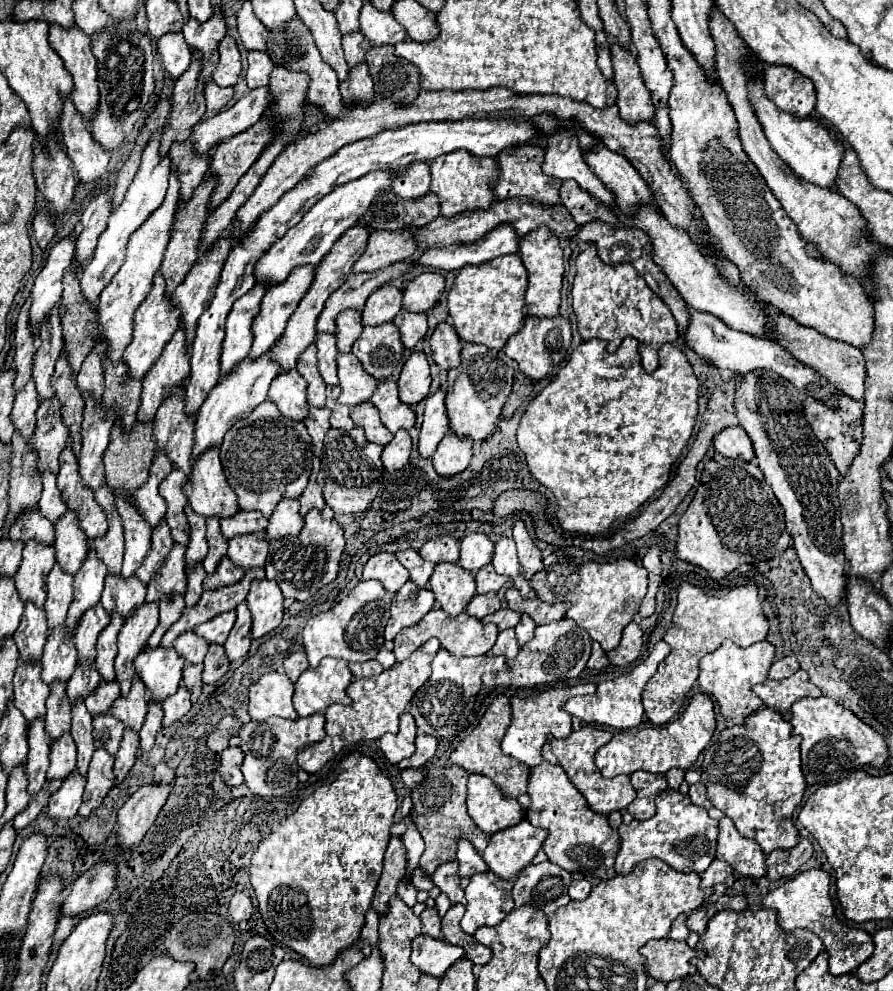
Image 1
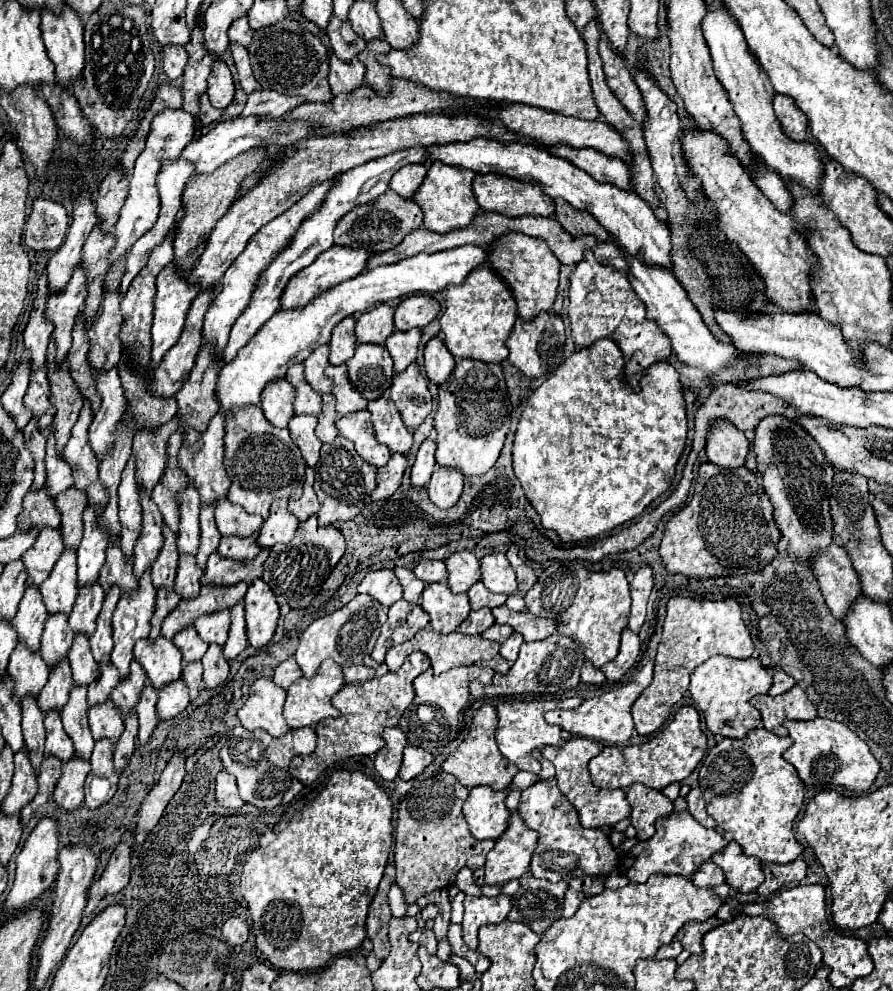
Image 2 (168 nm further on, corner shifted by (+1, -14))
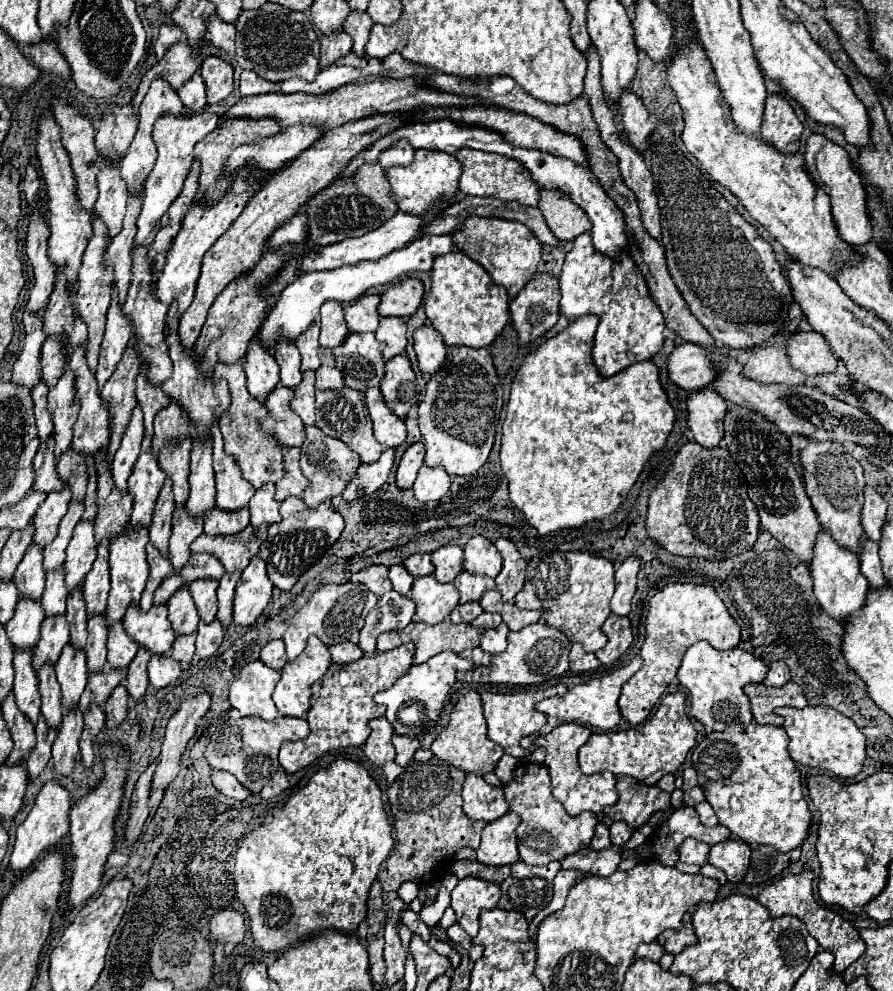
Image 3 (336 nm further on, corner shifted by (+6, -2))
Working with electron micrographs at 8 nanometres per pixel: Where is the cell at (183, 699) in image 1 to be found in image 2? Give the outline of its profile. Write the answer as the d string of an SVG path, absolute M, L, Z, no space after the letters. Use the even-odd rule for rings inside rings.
M178 678L176 682L164 684L158 692L158 704L156 704L156 712L162 720L170 720L174 716L178 716L180 712L184 712L184 708L188 706L188 688L184 686L184 680Z

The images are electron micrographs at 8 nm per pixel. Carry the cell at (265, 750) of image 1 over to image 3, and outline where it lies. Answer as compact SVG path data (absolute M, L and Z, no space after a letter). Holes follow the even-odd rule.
M247 716L239 720L229 718L223 724L219 724L211 734L205 758L213 768L231 772L245 788L249 788L253 794L259 794L263 786L271 780L273 772L279 770L279 760L277 760L279 746L285 740L303 740L307 736L309 736L309 724L305 718L279 716L273 722L265 722L257 716Z

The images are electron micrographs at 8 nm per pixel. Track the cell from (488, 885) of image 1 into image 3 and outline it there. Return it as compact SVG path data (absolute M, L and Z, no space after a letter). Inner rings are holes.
M463 878L463 880L459 880L459 884L451 892L451 908L457 914L457 924L473 938L479 930L479 912L483 908L489 908L489 910L495 908L499 898L501 898L501 890L493 882L485 882L481 878Z

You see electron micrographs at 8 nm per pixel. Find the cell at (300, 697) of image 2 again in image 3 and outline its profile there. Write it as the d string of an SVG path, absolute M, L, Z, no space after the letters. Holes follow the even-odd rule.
M311 636L307 642L307 648L293 662L287 662L285 668L281 670L281 680L273 692L273 702L279 714L281 716L305 716L311 708L311 686L327 672L329 666L331 666L329 648L317 636Z

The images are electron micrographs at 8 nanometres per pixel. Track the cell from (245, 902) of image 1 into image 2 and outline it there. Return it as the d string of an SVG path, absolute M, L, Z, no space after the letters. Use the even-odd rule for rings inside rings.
M238 916L226 920L224 926L222 926L222 936L224 936L226 944L230 944L230 946L244 944L248 940L248 934L250 934L248 924L244 920L240 920Z

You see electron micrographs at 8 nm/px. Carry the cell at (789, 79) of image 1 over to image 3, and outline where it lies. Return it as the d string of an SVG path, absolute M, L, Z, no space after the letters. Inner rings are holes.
M781 94L767 96L761 130L763 140L773 144L783 154L793 154L799 150L801 132L803 124L795 116L793 106Z

